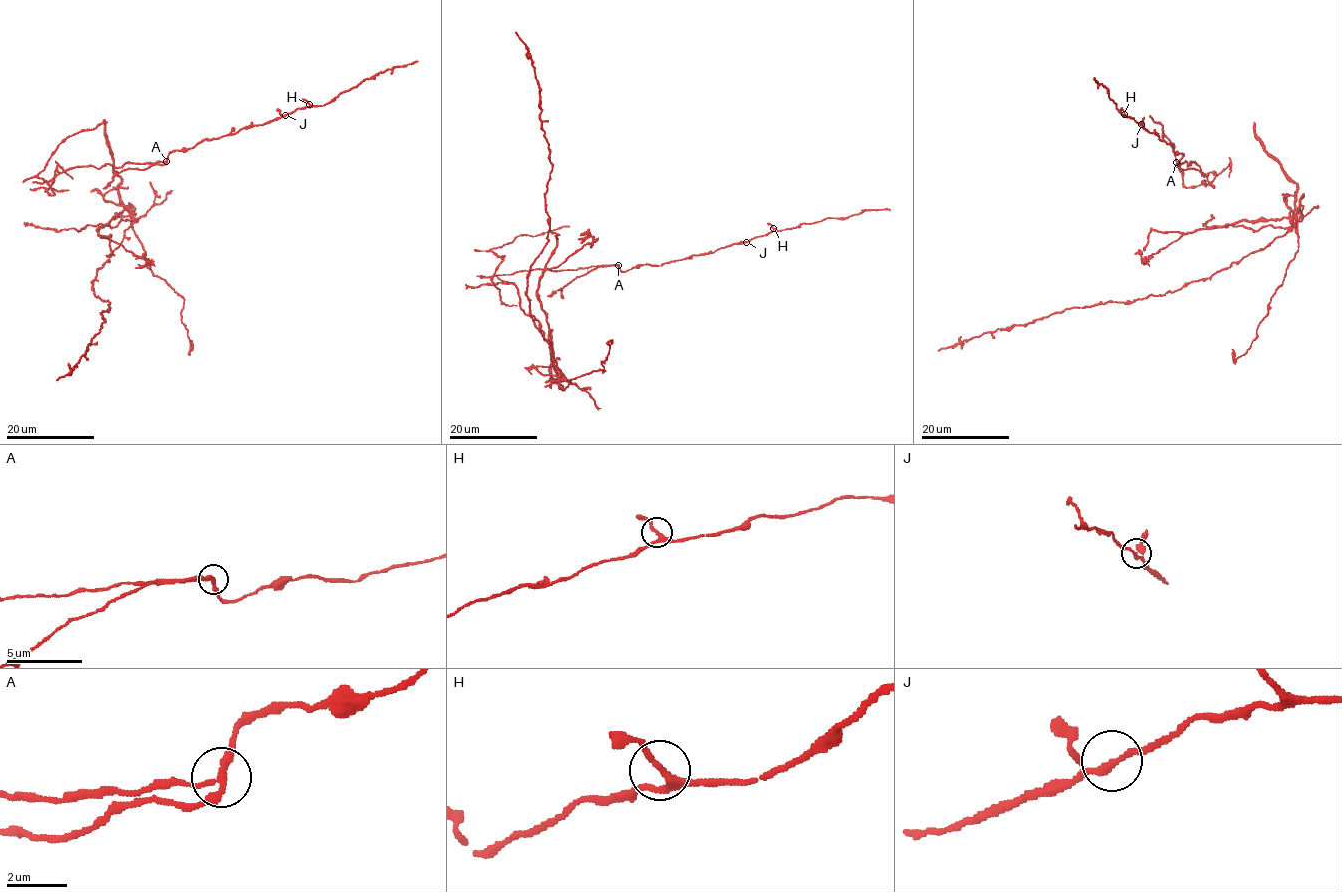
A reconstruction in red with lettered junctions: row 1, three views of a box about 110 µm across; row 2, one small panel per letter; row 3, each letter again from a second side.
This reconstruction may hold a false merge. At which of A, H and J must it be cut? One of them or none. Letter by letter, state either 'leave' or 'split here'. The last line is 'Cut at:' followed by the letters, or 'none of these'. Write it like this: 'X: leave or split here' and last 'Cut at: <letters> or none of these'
A: split here
H: leave
J: leave
Cut at: A

